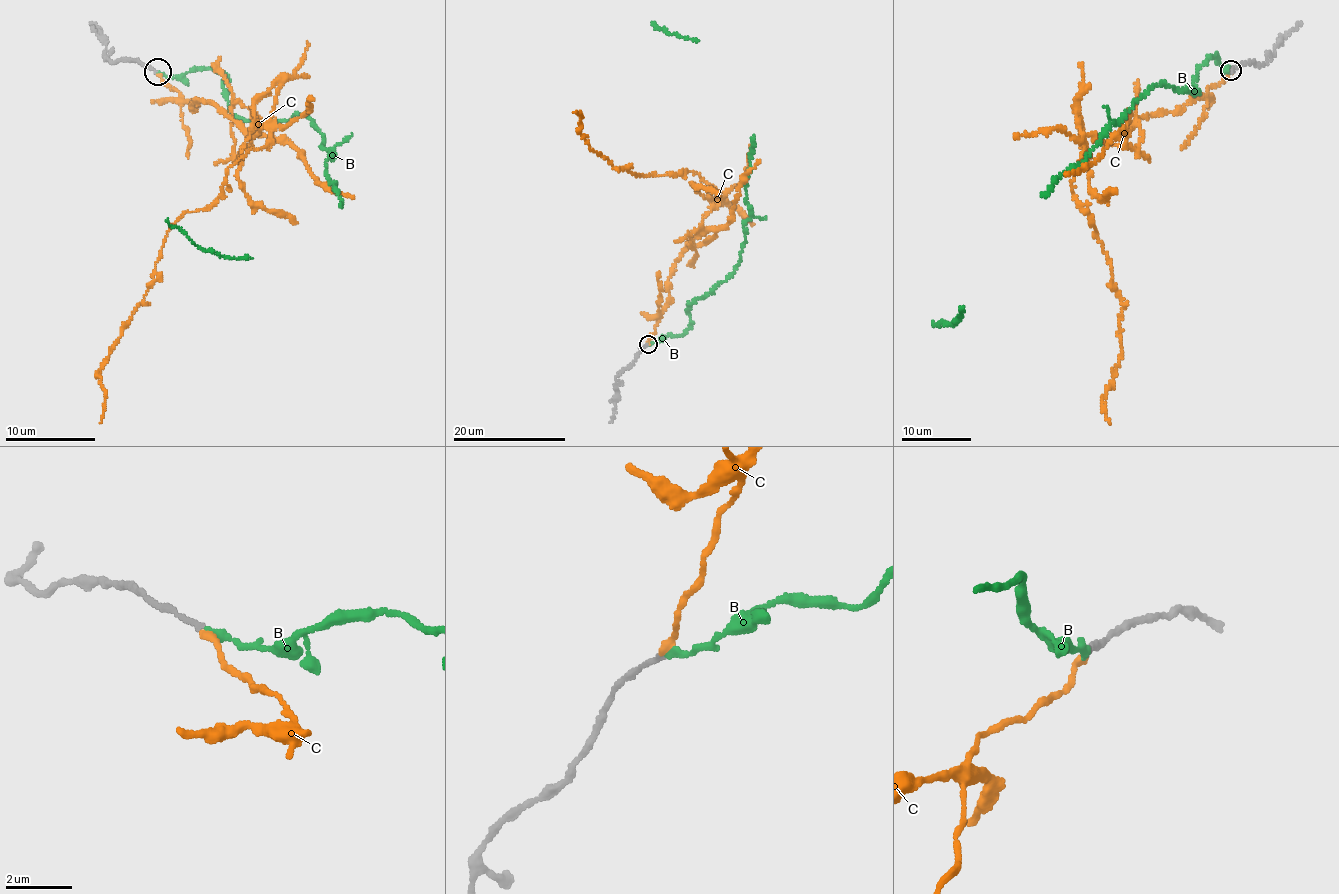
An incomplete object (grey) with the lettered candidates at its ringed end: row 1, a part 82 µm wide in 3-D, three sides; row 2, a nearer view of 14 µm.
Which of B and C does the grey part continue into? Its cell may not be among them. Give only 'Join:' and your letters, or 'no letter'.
Join: B

